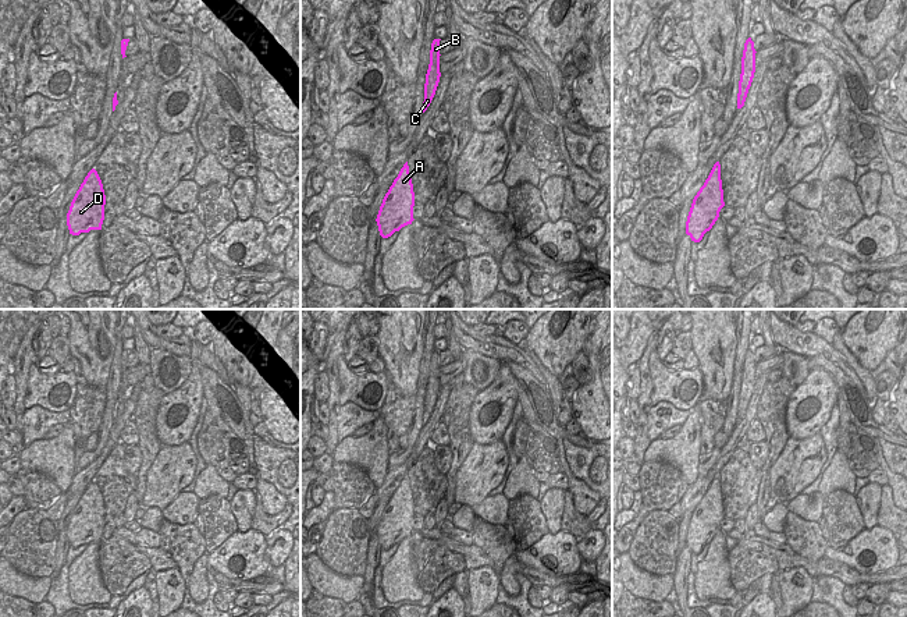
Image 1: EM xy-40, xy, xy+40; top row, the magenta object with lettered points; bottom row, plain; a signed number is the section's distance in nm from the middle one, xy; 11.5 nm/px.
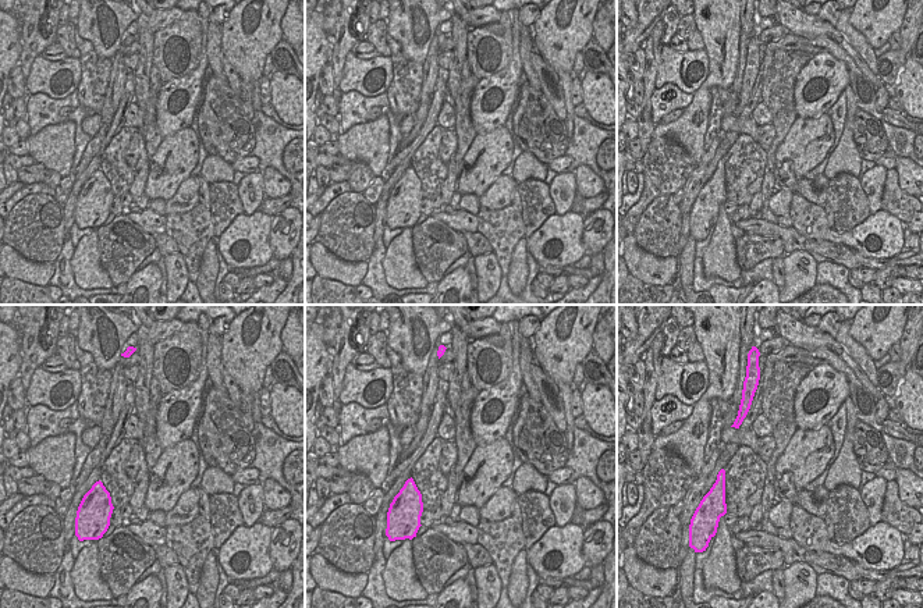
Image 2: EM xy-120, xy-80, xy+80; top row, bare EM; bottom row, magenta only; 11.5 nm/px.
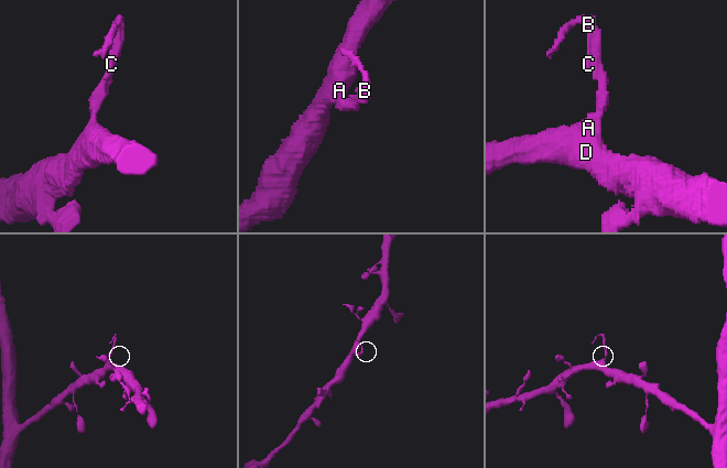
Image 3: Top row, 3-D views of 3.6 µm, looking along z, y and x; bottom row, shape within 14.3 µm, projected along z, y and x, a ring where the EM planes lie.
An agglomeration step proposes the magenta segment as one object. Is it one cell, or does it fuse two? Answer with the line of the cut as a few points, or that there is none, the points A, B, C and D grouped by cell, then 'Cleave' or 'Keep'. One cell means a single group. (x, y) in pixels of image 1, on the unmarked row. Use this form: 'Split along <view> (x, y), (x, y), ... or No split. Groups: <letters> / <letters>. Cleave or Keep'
Split along xy+40 (714, 477), (719, 479). Groups: A D / B C. Cleave

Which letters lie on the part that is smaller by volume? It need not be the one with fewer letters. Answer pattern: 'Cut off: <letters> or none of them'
Cut off: B, C

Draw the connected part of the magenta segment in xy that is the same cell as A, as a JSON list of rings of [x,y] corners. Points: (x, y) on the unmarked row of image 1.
[[[402,479],[394,492],[377,526],[377,538],[383,550],[391,549],[402,539],[412,536],[415,504],[409,479]]]

